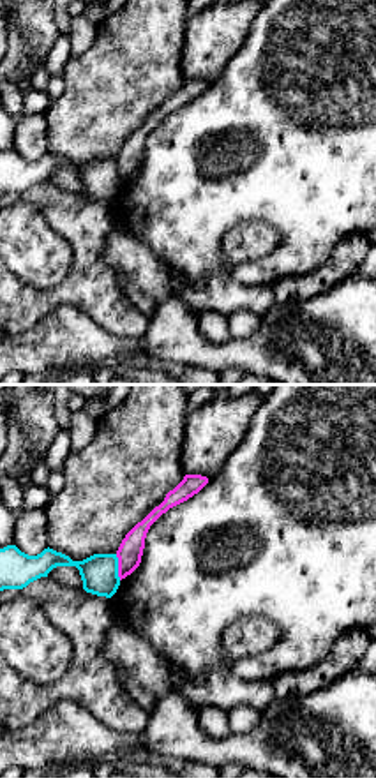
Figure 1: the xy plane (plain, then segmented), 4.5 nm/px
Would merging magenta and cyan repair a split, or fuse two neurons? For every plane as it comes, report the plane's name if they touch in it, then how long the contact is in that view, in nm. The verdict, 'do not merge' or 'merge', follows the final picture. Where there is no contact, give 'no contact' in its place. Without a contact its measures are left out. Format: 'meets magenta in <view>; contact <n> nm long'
meets magenta in xy; contact 120 nm long

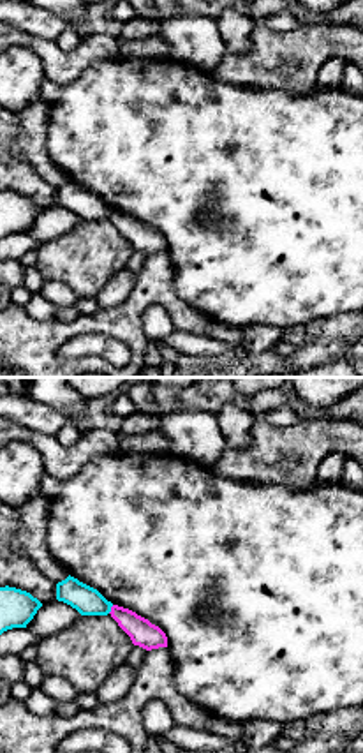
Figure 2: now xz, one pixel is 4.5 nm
meets magenta in xz; contact 50 nm long

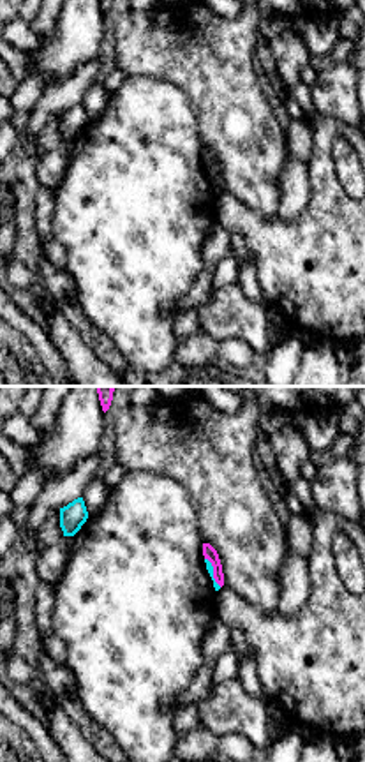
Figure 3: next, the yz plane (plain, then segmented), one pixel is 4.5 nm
meets magenta in yz; contact 150 nm long

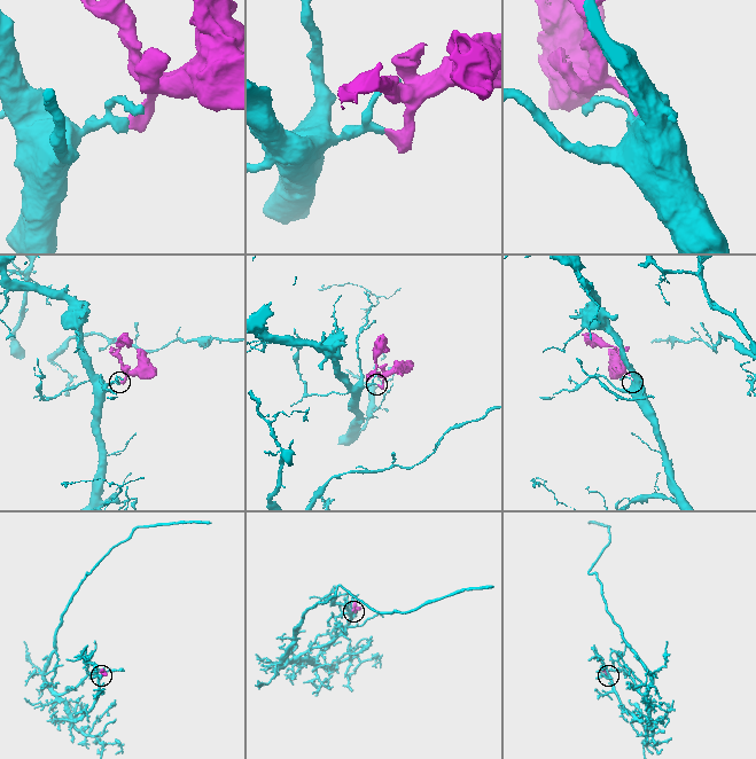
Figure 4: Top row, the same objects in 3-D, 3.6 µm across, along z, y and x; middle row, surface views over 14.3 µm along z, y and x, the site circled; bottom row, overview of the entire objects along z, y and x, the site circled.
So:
do not merge

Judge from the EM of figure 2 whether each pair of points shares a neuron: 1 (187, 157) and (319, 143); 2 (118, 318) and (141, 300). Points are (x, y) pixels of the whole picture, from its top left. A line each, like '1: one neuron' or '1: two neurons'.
1: one neuron
2: one neuron

